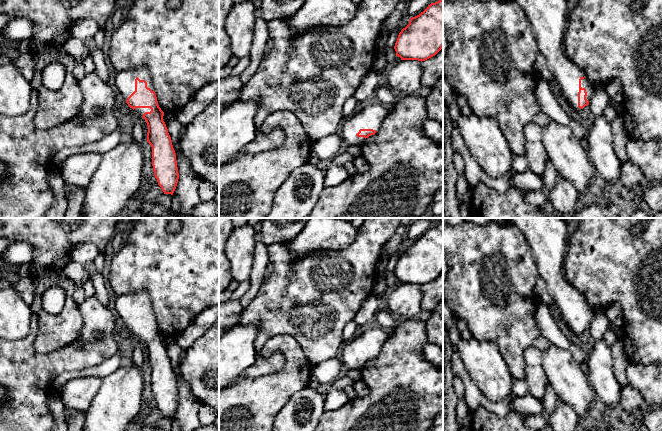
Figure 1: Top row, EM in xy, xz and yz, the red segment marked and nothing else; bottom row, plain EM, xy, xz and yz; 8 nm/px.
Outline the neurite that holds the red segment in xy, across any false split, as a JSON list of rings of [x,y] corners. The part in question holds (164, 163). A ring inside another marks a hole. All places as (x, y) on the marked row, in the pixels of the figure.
[[[134,68],[118,72],[115,86],[128,106],[145,119],[147,142],[152,147],[154,176],[164,194],[173,195],[179,179],[176,153],[163,121],[164,112],[158,105],[149,69]]]

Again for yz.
[[[515,0],[528,17],[540,53],[547,59],[559,94],[575,112],[589,105],[594,85],[562,49],[568,20],[567,0]]]

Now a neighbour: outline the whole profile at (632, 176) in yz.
[[[630,161],[622,163],[621,166],[621,182],[629,190],[645,183],[645,177],[639,167],[635,166]]]

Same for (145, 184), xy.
[[[143,178],[139,191],[137,194],[132,198],[132,203],[134,203],[136,206],[137,204],[142,201],[142,195],[148,191],[150,188],[150,179]]]

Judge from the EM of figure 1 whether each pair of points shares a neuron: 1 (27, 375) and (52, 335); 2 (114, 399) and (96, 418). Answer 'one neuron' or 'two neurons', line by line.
1: two neurons
2: one neuron

